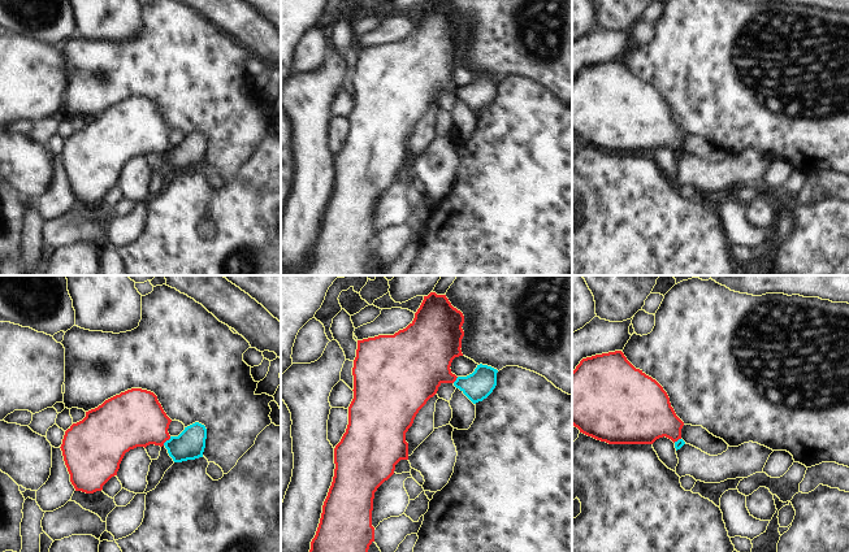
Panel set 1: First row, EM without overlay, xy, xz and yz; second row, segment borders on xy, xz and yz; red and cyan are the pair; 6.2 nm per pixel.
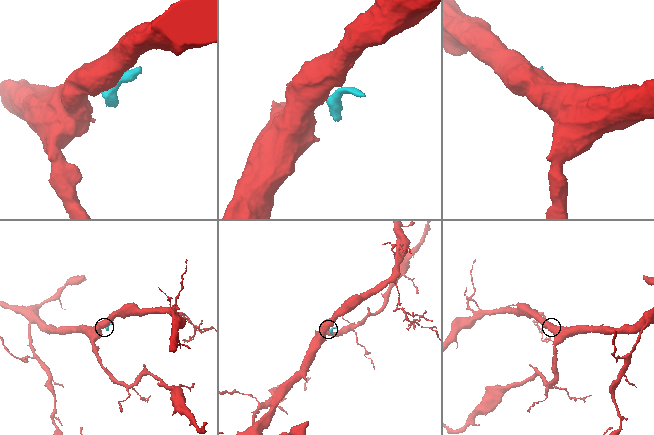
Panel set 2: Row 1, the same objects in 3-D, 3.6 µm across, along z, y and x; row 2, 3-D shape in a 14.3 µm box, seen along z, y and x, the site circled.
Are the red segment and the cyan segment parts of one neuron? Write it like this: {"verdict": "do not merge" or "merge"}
{"verdict": "do not merge"}

